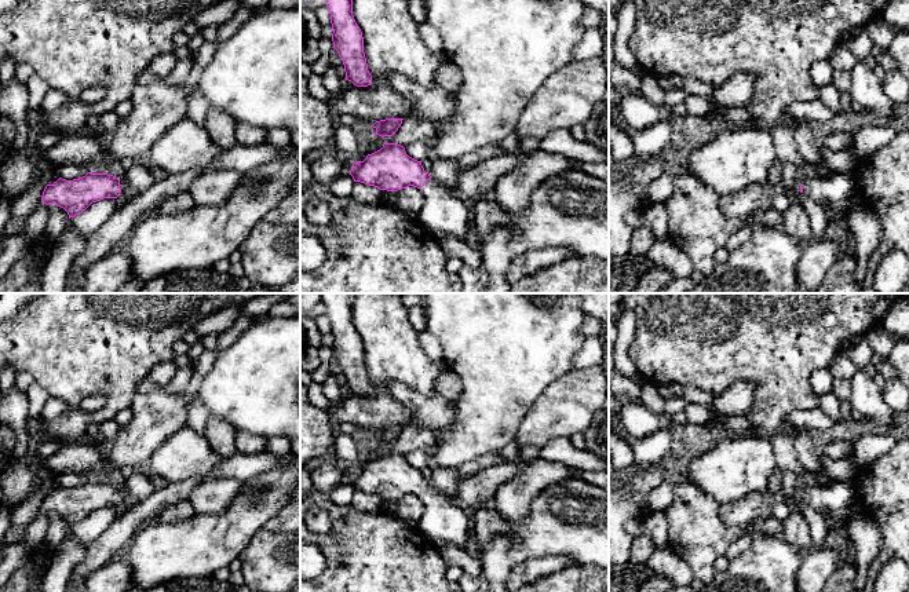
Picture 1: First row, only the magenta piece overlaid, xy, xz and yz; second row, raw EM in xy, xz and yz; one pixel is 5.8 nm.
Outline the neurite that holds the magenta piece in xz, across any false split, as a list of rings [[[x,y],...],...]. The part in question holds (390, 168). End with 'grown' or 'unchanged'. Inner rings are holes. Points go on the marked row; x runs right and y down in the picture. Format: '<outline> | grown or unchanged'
[[[384,143],[364,161],[354,162],[350,175],[354,182],[387,191],[398,191],[409,186],[420,189],[424,208],[419,213],[419,222],[432,233],[453,234],[466,240],[468,218],[472,213],[471,205],[437,183],[424,171],[421,161],[406,154],[404,146]]] | grown

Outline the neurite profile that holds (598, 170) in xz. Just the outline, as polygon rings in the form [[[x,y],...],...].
[[[580,162],[580,169],[609,183],[609,162]]]

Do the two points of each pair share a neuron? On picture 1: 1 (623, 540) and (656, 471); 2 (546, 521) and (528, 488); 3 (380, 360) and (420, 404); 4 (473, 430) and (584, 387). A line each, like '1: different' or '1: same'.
1: same
2: different
3: different
4: different

